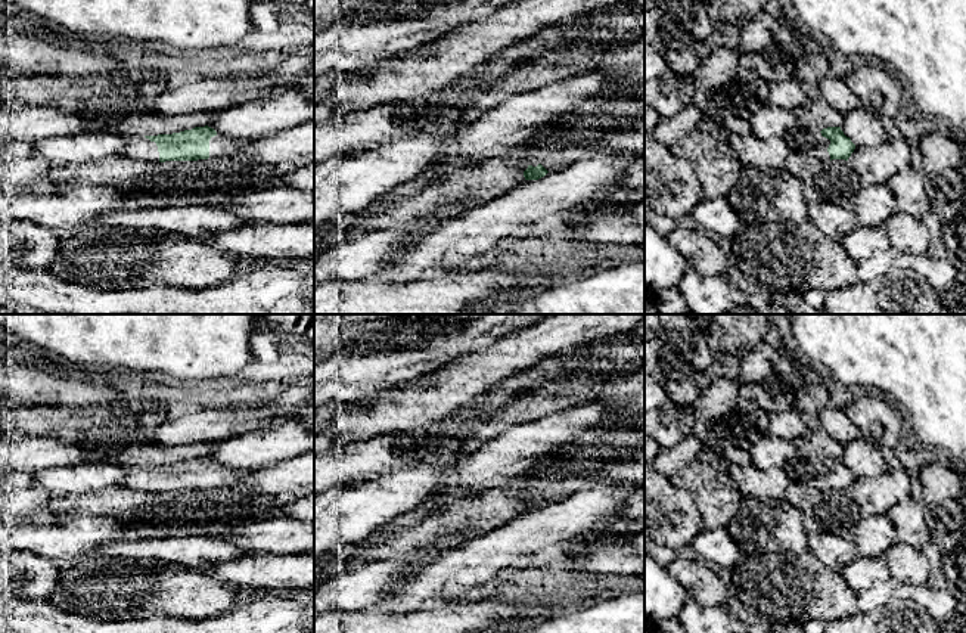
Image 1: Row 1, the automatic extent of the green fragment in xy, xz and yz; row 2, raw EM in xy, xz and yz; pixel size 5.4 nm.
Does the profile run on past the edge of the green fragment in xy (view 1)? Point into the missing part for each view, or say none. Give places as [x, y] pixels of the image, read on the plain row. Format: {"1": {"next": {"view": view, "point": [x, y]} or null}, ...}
{"1": {"next": {"view": "xy", "point": [139, 478]}}}

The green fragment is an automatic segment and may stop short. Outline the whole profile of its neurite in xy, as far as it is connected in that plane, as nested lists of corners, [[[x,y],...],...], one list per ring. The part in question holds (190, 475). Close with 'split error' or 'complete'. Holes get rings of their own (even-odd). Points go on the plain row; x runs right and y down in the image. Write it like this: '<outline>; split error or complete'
[[[205,456],[173,465],[131,466],[121,487],[150,493],[232,488],[249,474],[229,469]]]; split error

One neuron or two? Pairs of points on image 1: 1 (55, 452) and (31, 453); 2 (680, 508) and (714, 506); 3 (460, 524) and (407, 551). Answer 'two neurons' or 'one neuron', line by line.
1: one neuron
2: two neurons
3: one neuron

